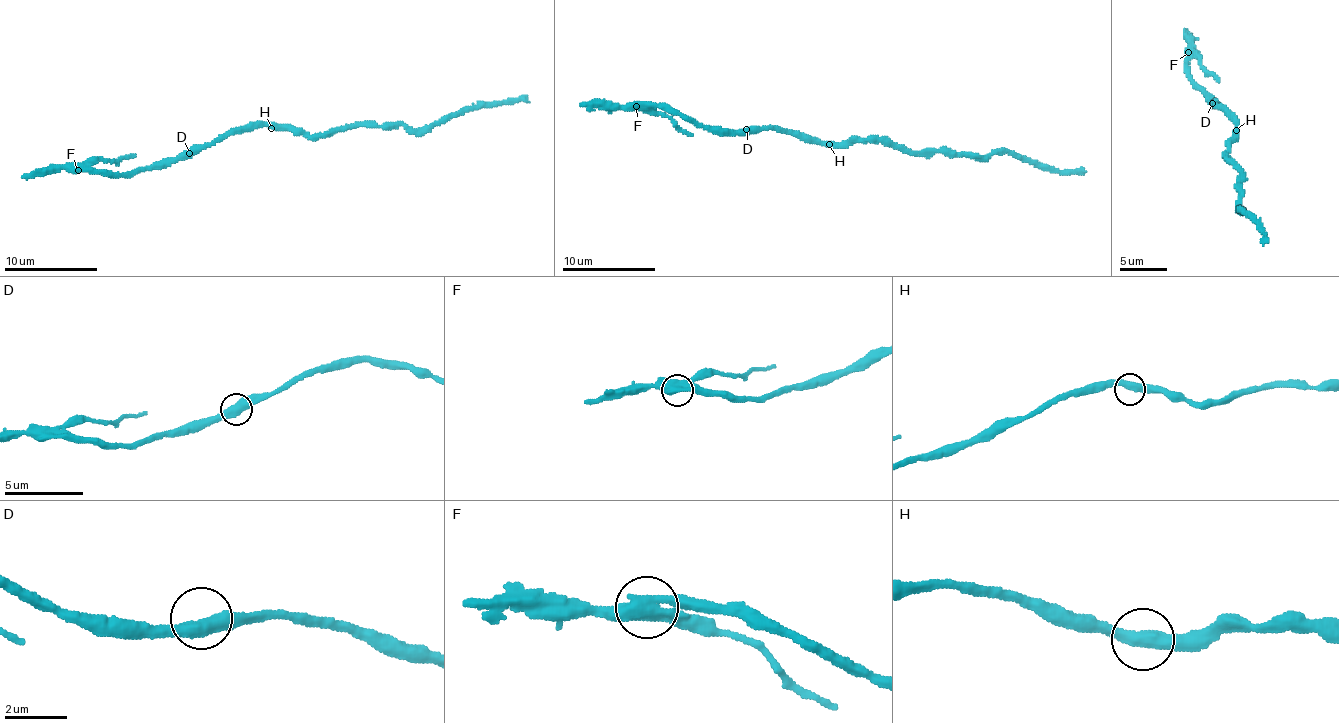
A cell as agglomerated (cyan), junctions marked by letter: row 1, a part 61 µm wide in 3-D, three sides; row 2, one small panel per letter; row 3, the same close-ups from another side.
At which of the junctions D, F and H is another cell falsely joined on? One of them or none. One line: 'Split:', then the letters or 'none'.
Split: F

